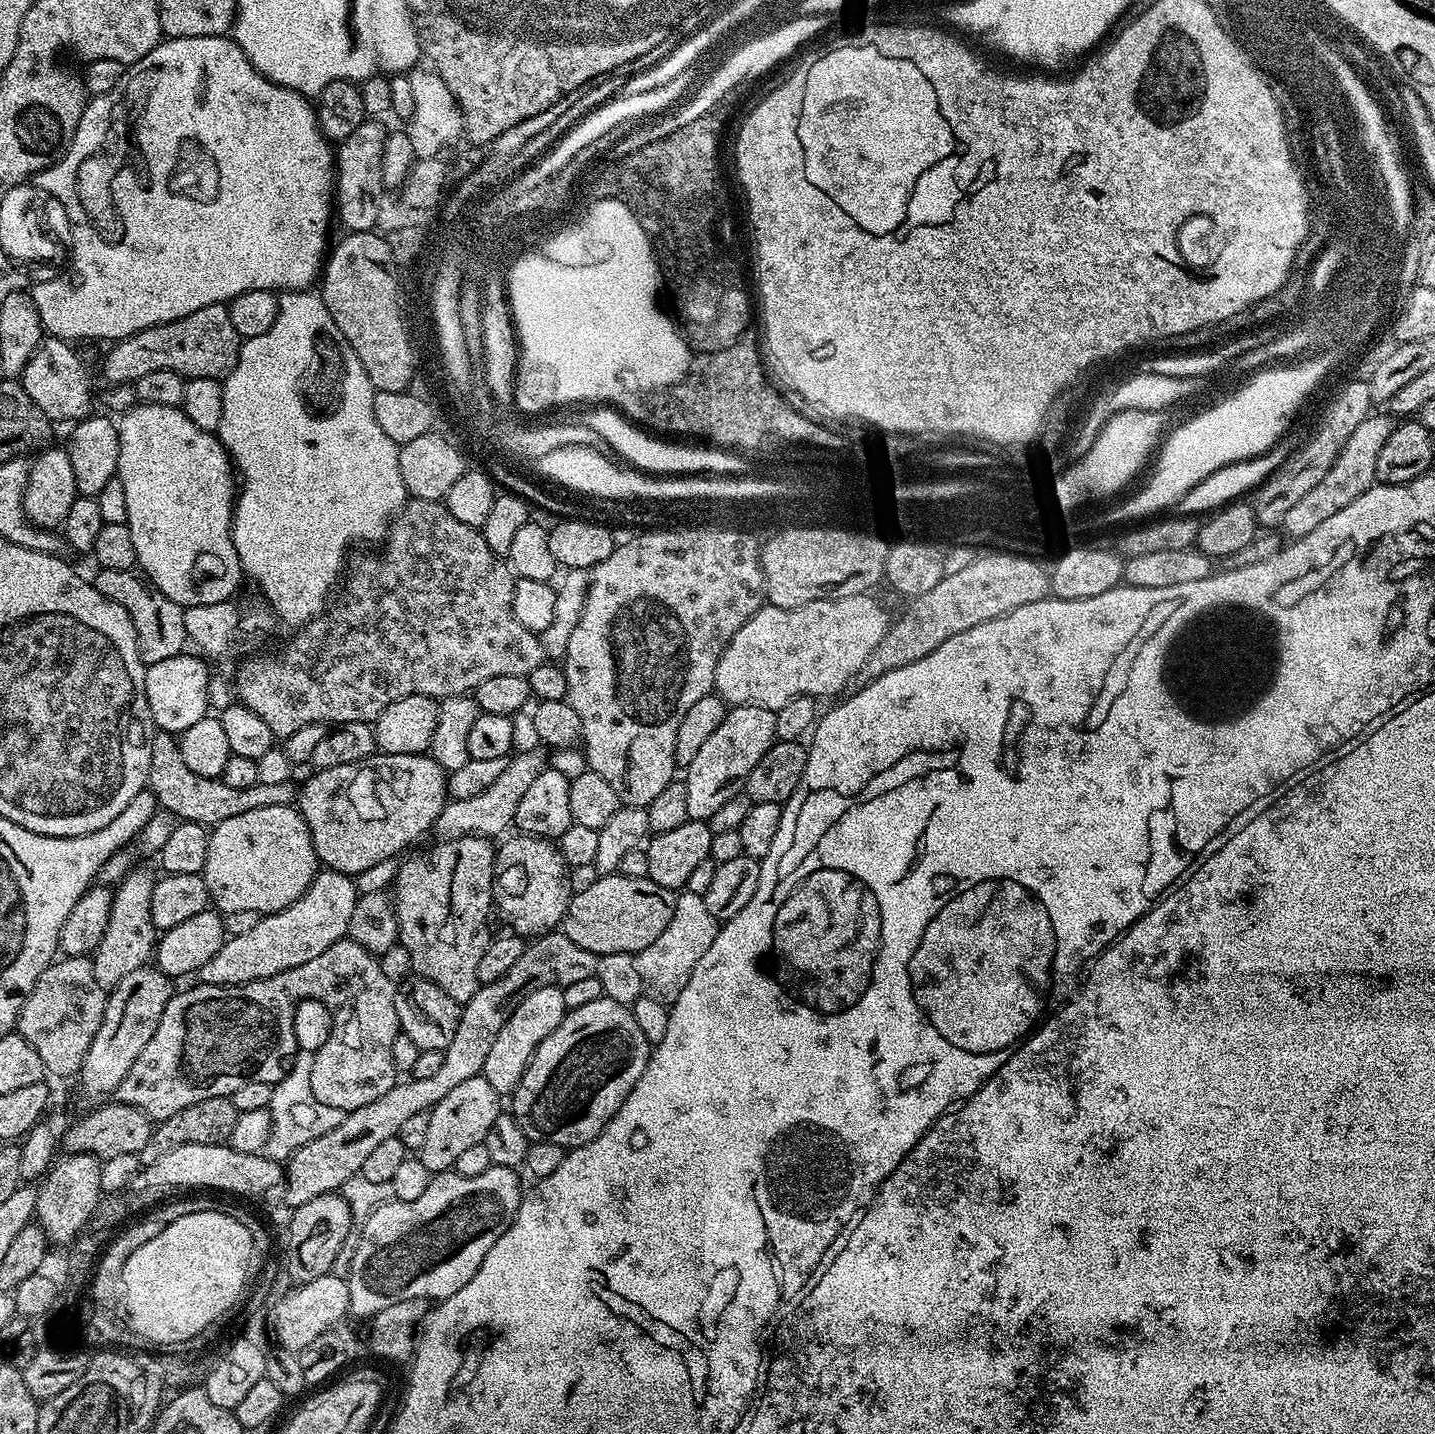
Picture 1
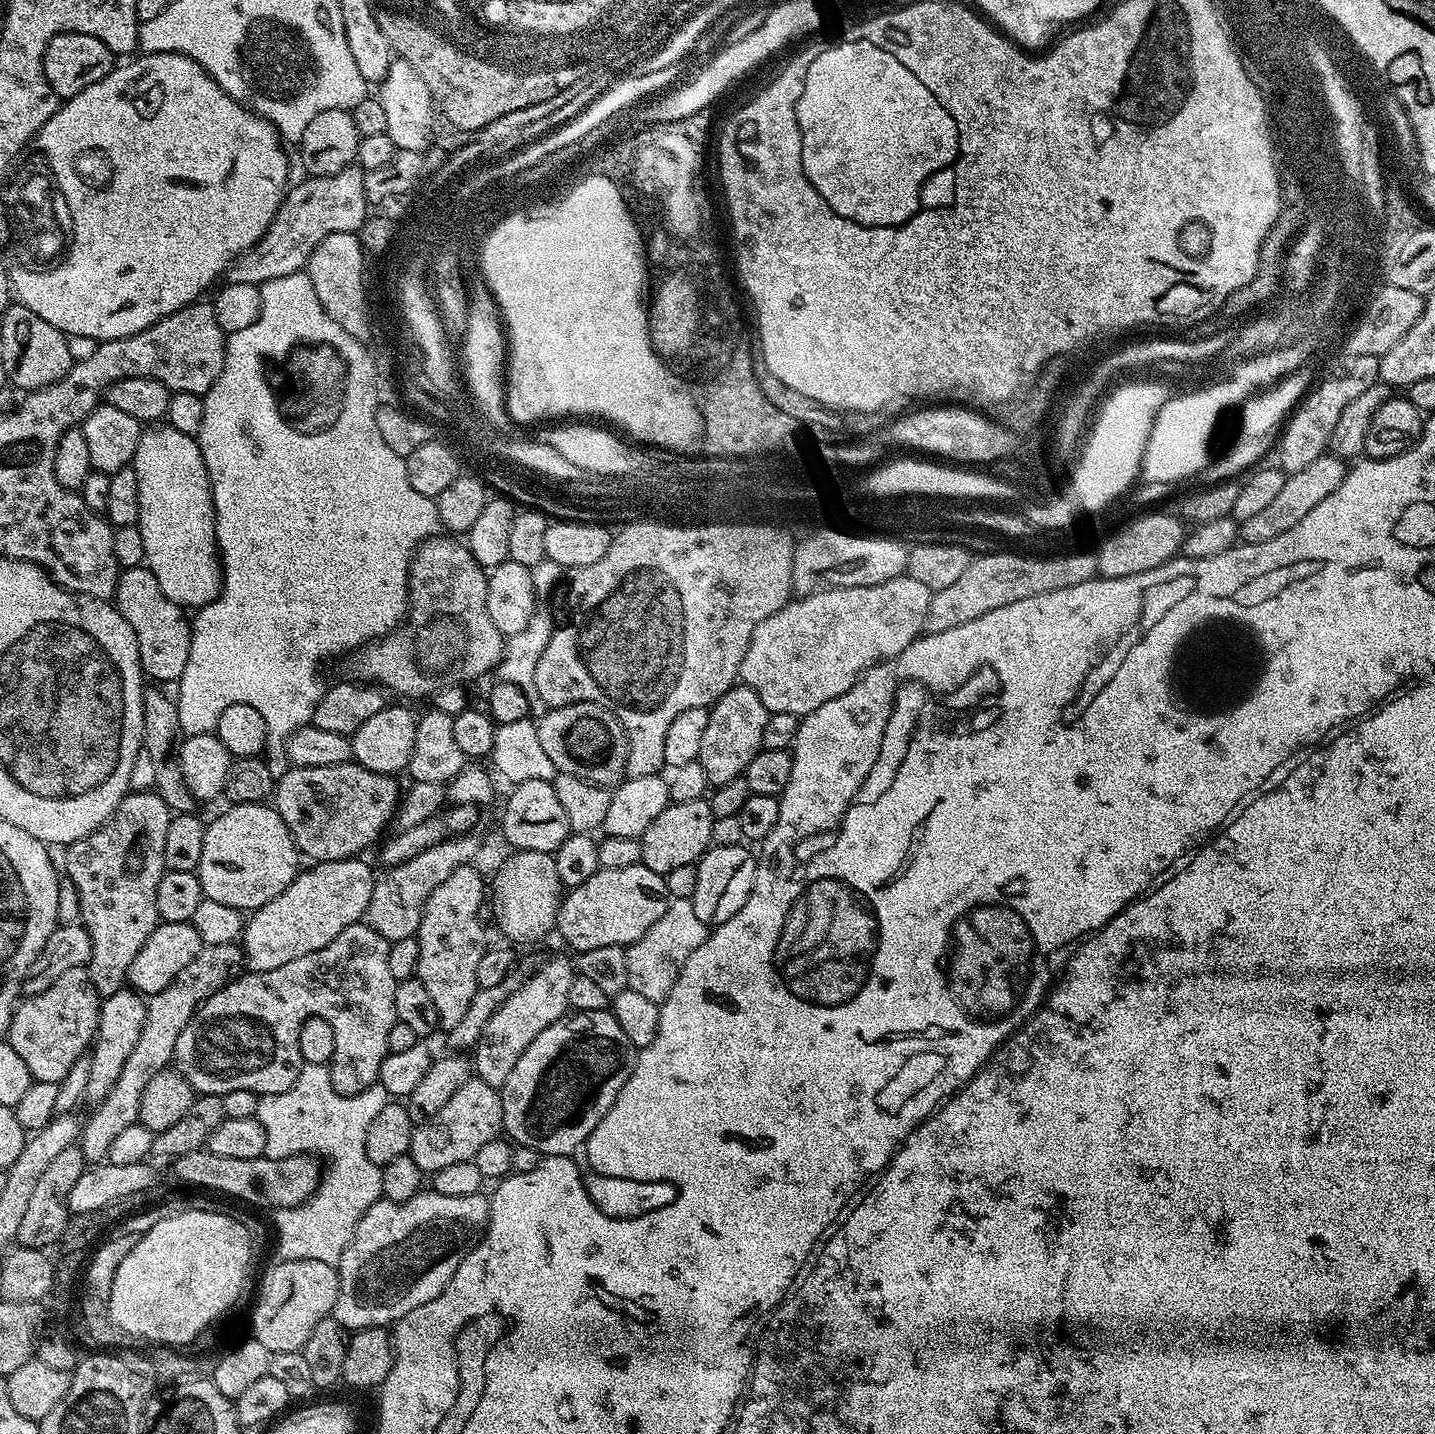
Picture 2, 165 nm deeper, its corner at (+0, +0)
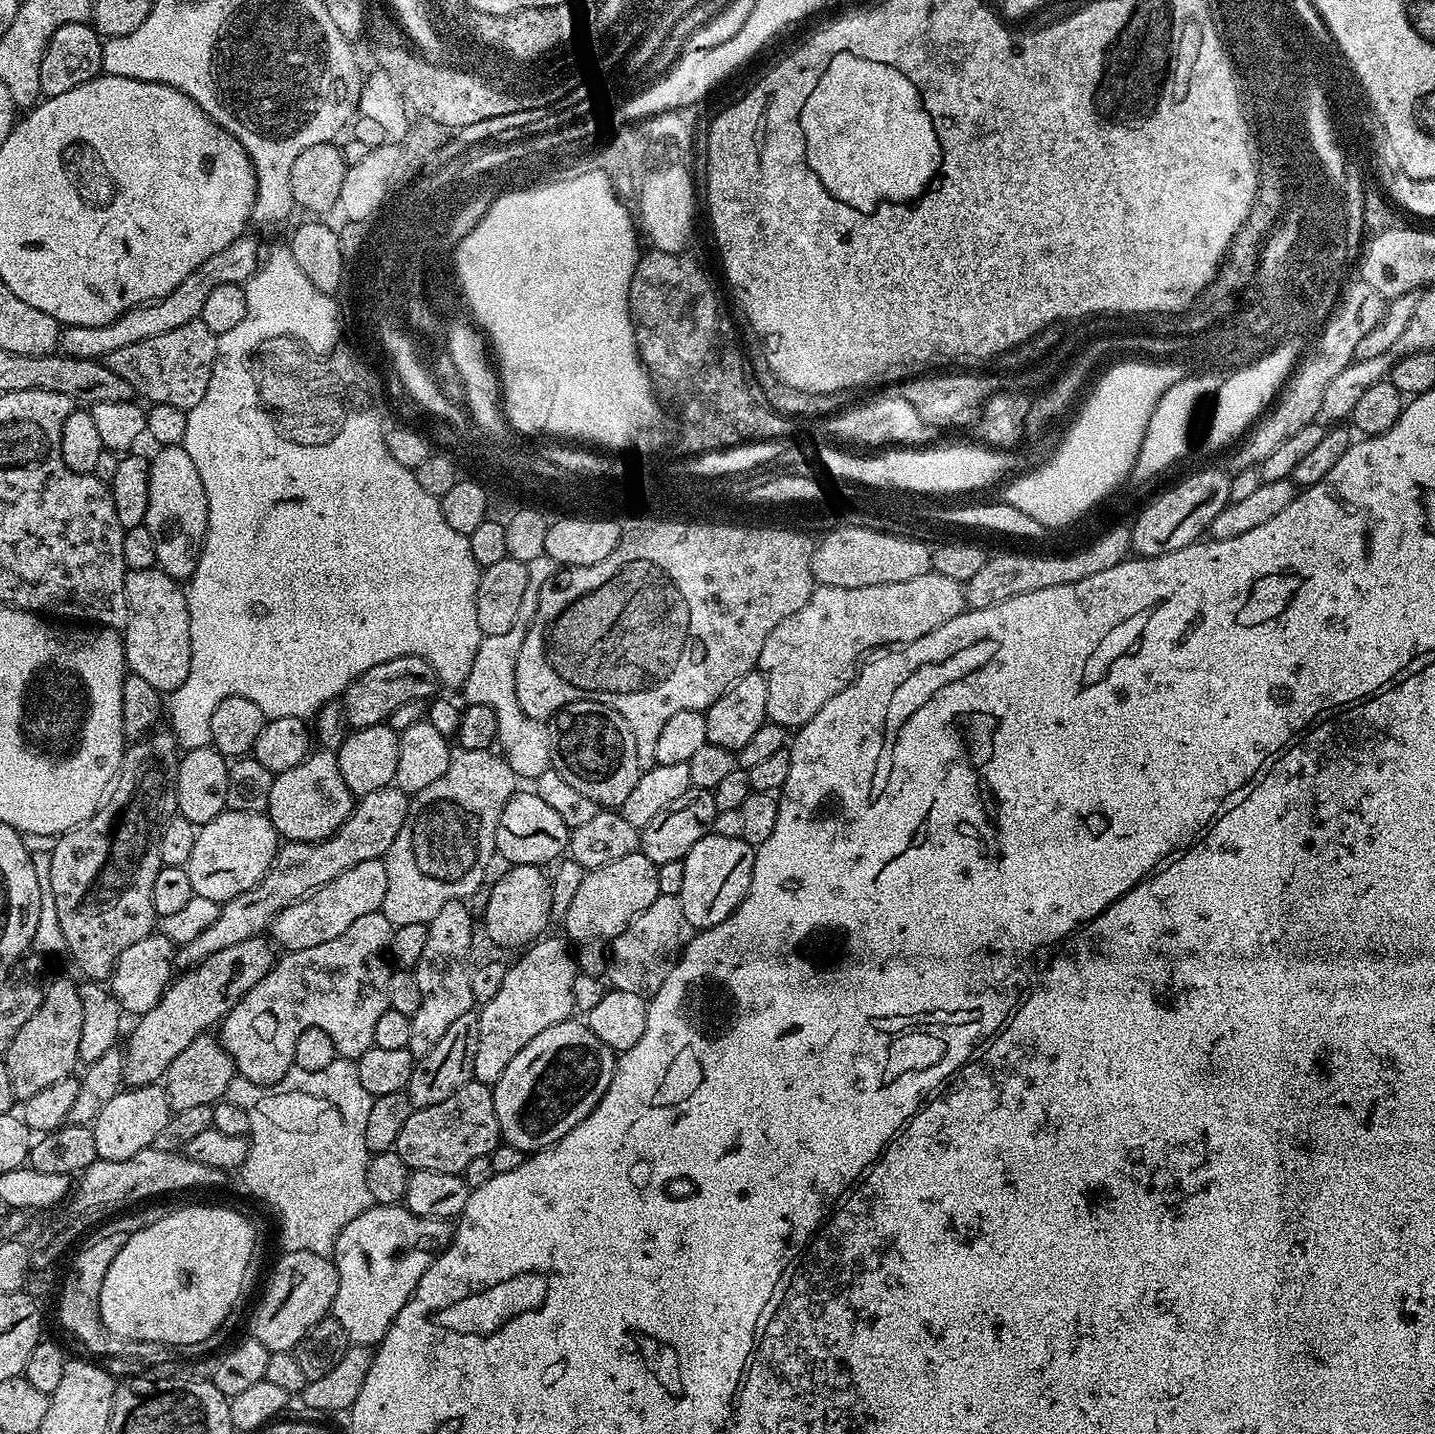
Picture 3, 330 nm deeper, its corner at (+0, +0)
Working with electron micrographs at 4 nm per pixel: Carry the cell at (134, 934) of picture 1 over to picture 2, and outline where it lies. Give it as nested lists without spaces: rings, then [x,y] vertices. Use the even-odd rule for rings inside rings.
[[[155,790],[148,792],[129,791],[124,801],[114,810],[112,817],[100,828],[95,828],[86,838],[67,845],[63,871],[78,890],[78,902],[81,903],[79,923],[90,934],[90,962],[86,965],[90,982],[102,998],[114,994],[128,984],[130,962],[134,962],[138,950],[146,946],[146,938],[161,923],[156,905],[158,884],[165,874],[164,855],[166,854],[166,826],[170,826],[173,811],[166,806]]]

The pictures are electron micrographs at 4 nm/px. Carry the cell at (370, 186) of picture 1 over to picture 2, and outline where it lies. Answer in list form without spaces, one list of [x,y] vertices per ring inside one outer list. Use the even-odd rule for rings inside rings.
[[[359,166],[340,170],[329,176],[304,178],[301,184],[289,187],[272,225],[253,248],[248,248],[232,261],[226,273],[229,284],[265,284],[270,278],[286,278],[286,274],[303,273],[308,267],[310,254],[330,234],[359,233],[370,215],[370,201],[364,185],[365,171]]]

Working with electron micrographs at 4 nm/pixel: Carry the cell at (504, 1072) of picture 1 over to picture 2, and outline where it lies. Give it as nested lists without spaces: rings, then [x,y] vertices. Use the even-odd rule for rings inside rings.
[[[552,956],[544,965],[537,967],[531,974],[523,977],[521,984],[513,987],[510,998],[490,1014],[490,1022],[482,1026],[474,1051],[470,1056],[475,1079],[486,1082],[486,1086],[504,1087],[506,1078],[510,1078],[518,1058],[526,1054],[530,1042],[554,1022],[558,1022],[569,1011],[570,982],[574,982],[577,973],[573,961],[564,956]]]

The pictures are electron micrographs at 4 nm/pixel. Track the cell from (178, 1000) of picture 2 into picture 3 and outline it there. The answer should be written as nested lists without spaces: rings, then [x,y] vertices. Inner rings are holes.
[[[261,934],[246,938],[246,942],[234,942],[234,946],[226,946],[226,950],[218,950],[218,954],[210,954],[210,958],[191,965],[187,969],[189,972],[181,976],[179,973],[169,983],[154,1010],[135,1021],[136,1025],[128,1036],[128,1048],[123,1049],[123,1083],[129,1088],[157,1083],[167,1073],[170,1062],[174,1062],[174,1058],[194,1042],[194,1038],[205,1035],[211,1024],[219,1025],[228,1011],[251,988],[258,986],[266,974],[270,974],[277,959],[273,941]]]

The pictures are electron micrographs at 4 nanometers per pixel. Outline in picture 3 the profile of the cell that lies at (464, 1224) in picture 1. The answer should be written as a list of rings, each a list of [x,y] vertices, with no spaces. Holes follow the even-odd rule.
[[[377,1204],[347,1224],[338,1234],[334,1253],[338,1294],[331,1315],[346,1330],[353,1345],[372,1346],[379,1341],[453,1235],[449,1221],[422,1218],[400,1204]]]

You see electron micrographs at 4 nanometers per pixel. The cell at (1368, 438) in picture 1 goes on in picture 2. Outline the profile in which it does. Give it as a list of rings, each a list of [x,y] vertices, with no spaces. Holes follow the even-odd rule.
[[[1325,454],[1318,457],[1310,466],[1301,472],[1293,472],[1285,479],[1282,491],[1278,493],[1278,498],[1270,502],[1258,513],[1255,518],[1248,518],[1240,524],[1240,540],[1245,544],[1257,544],[1258,542],[1270,542],[1270,538],[1278,538],[1278,534],[1286,534],[1297,522],[1302,522],[1322,498],[1334,494],[1338,486],[1344,480],[1346,471],[1345,461],[1339,456]]]

